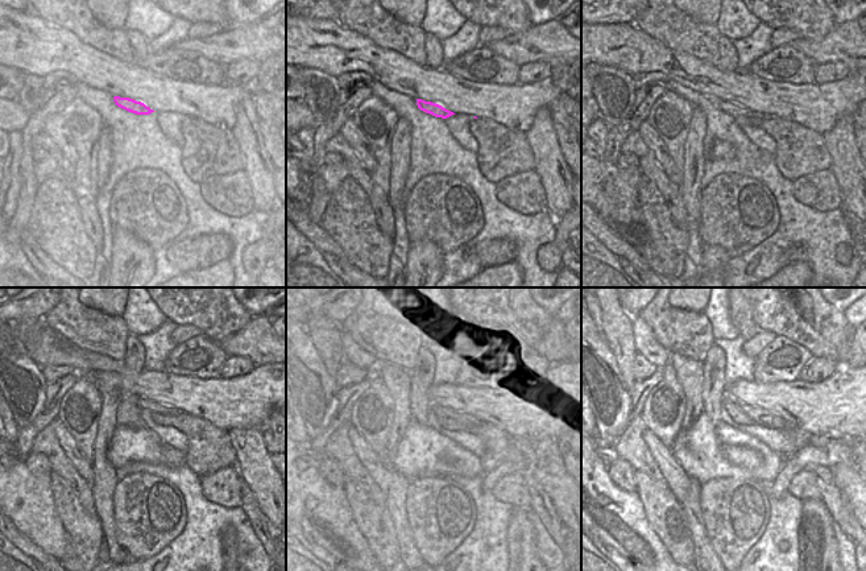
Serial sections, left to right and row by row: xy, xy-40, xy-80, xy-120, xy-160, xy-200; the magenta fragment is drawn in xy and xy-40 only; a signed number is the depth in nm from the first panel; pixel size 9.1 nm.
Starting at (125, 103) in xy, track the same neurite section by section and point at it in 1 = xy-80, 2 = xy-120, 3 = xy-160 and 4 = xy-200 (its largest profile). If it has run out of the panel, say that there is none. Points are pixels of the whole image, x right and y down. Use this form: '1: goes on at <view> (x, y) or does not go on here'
1: goes on at xy-80 (733, 110)
2: goes on at xy-120 (144, 404)
3: goes on at xy-160 (464, 418)
4: goes on at xy-200 (766, 418)

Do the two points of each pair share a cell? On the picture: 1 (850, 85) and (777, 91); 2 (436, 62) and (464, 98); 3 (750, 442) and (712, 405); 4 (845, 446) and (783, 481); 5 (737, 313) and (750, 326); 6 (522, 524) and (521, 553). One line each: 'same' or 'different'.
1: same
2: different
3: different
4: same
5: same
6: same

